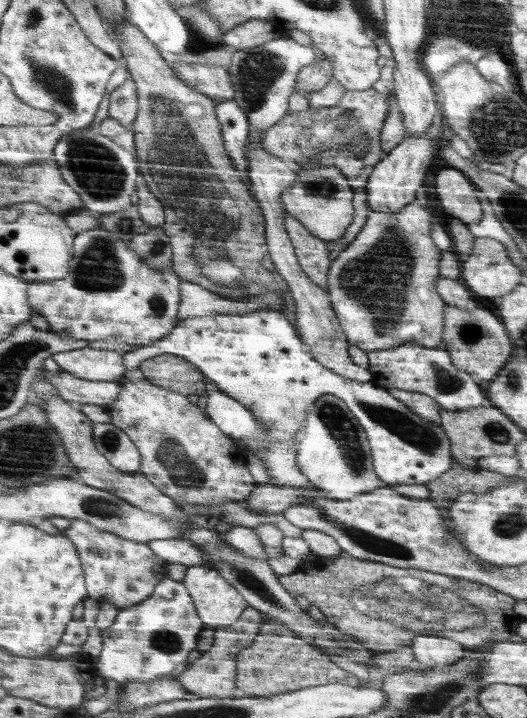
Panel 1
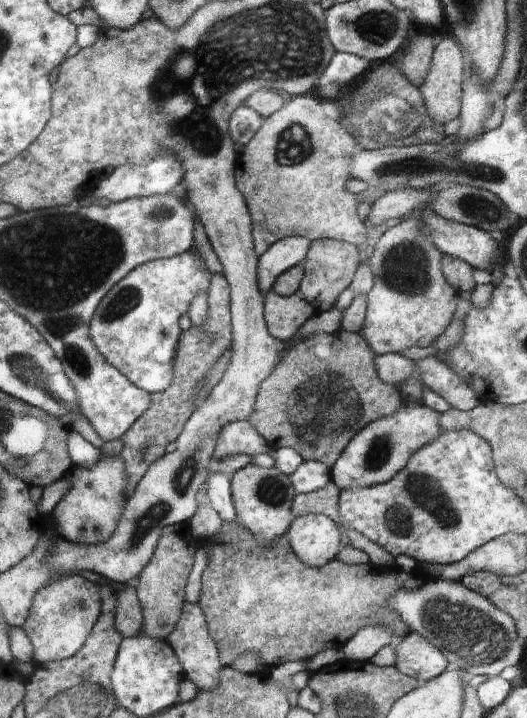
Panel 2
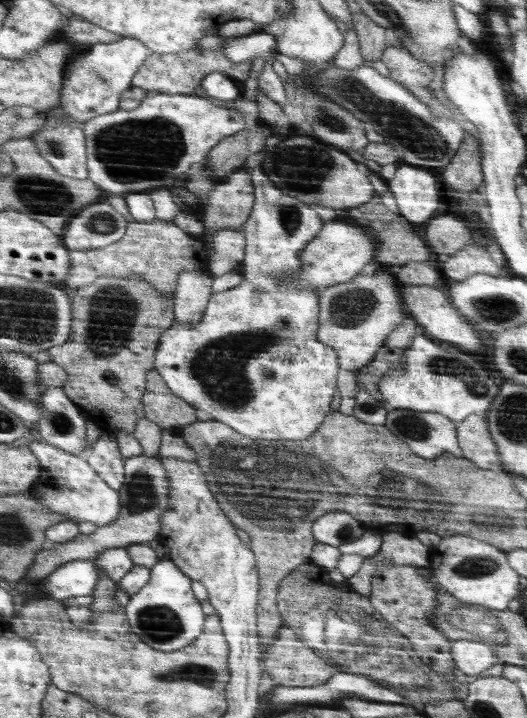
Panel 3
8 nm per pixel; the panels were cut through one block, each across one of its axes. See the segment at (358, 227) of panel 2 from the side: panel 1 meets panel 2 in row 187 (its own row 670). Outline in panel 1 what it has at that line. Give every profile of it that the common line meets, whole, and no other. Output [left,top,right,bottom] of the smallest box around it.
[240,621,358,697]

